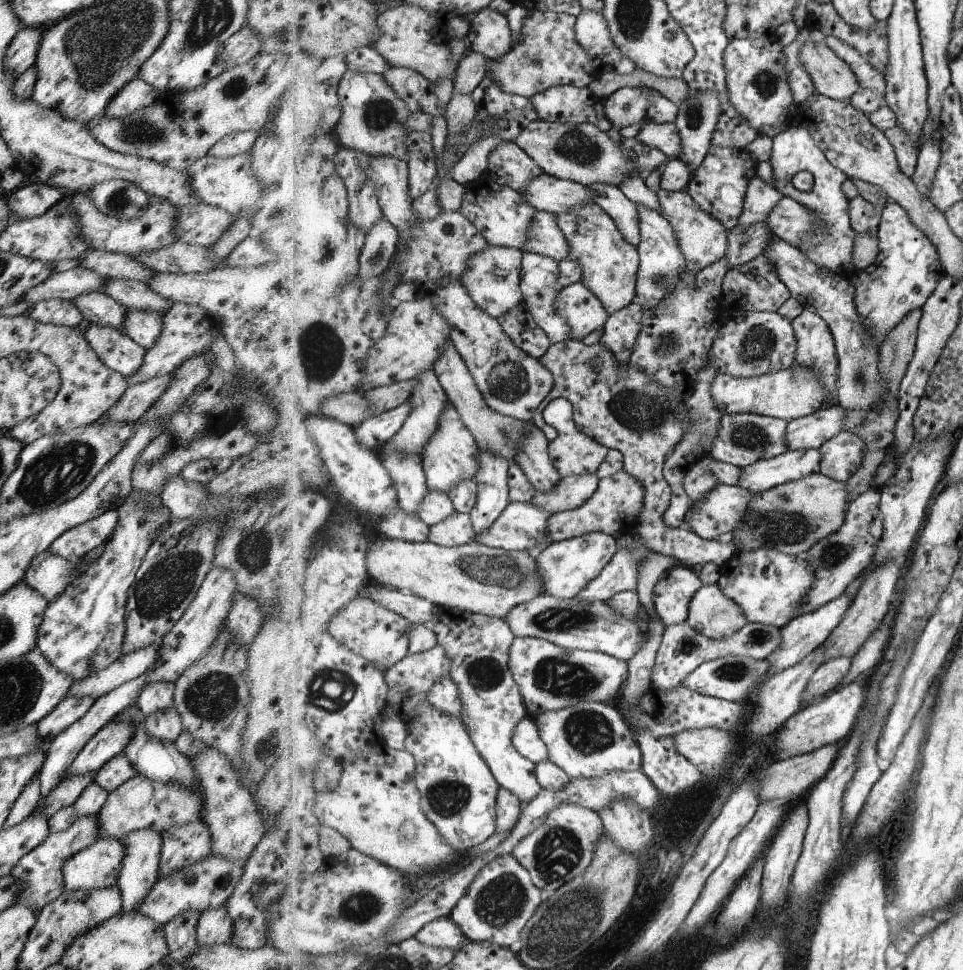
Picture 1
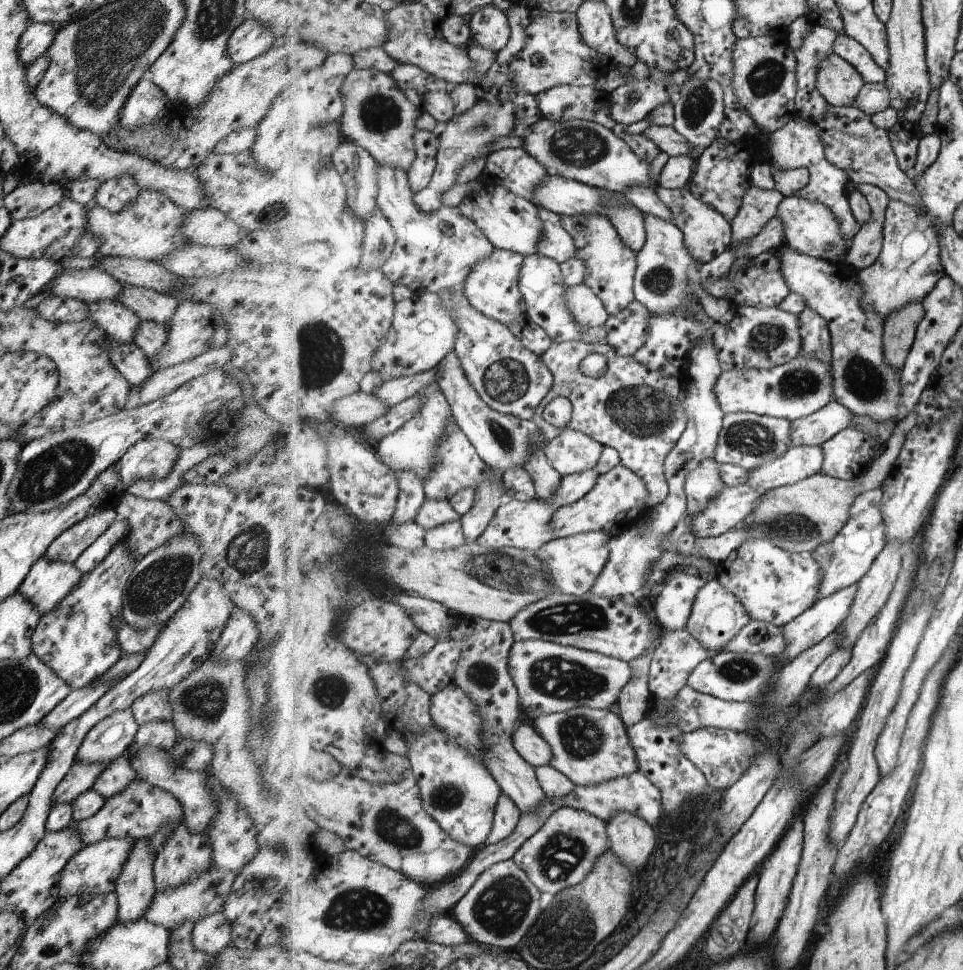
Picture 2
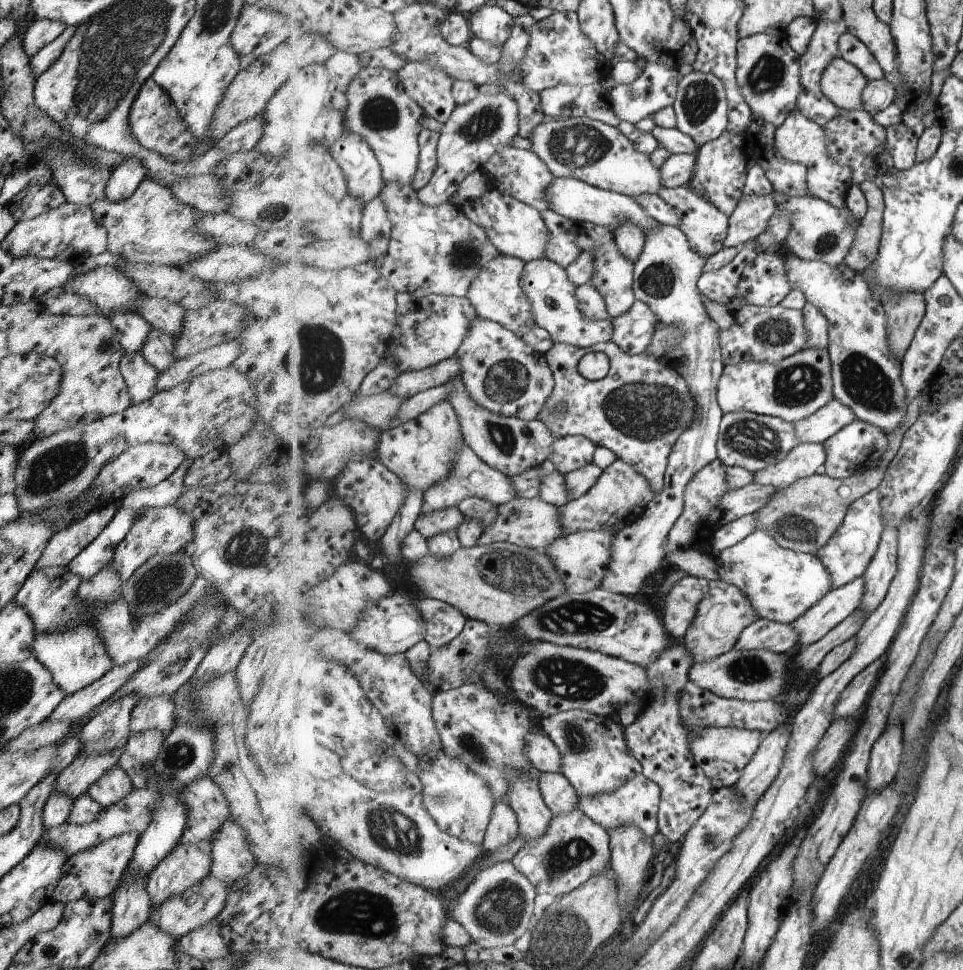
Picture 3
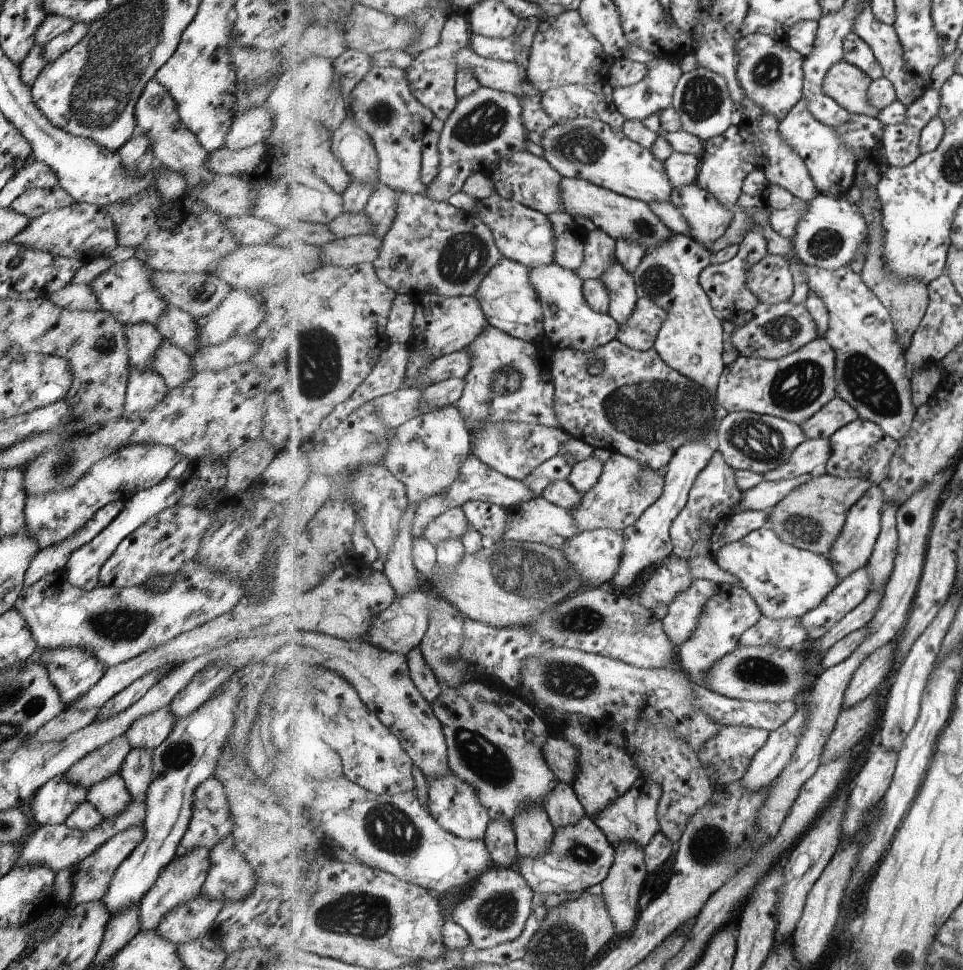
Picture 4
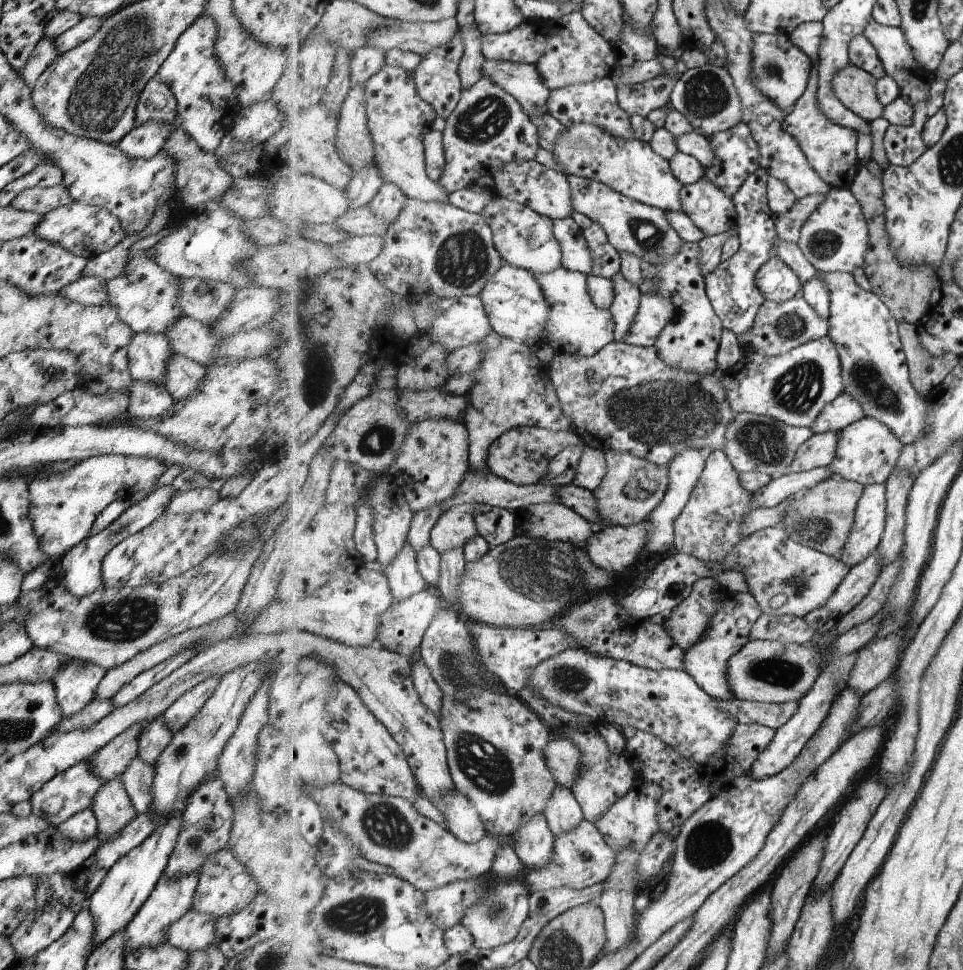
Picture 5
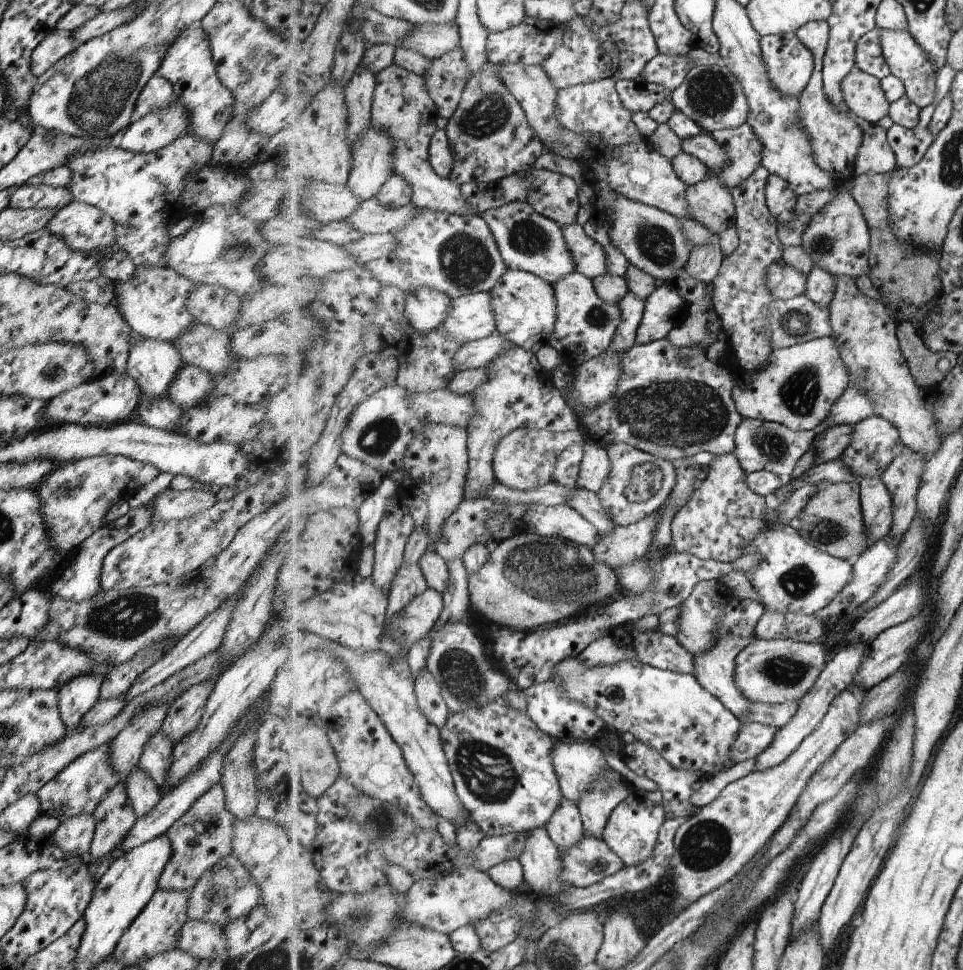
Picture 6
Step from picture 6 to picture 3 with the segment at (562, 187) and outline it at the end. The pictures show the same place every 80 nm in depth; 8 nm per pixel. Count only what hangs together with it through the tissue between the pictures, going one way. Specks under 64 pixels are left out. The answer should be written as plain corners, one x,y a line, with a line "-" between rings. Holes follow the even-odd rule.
507,147
502,153
495,153
489,162
483,166
483,172
487,178
493,178
495,186
501,192
512,194
515,198
537,207
537,210
549,209
546,197
547,187
555,178
546,162
533,150

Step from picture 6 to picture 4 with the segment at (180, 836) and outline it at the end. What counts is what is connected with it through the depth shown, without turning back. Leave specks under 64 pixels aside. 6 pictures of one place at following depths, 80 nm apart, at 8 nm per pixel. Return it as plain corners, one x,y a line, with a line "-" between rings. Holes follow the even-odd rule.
206,778
192,794
192,811
175,856
184,855
197,847
208,850
232,829
225,791
218,780

